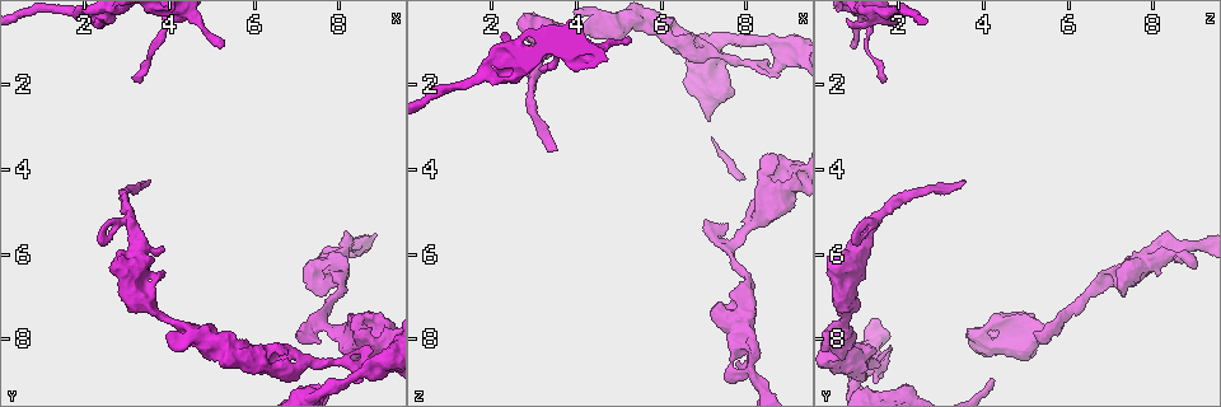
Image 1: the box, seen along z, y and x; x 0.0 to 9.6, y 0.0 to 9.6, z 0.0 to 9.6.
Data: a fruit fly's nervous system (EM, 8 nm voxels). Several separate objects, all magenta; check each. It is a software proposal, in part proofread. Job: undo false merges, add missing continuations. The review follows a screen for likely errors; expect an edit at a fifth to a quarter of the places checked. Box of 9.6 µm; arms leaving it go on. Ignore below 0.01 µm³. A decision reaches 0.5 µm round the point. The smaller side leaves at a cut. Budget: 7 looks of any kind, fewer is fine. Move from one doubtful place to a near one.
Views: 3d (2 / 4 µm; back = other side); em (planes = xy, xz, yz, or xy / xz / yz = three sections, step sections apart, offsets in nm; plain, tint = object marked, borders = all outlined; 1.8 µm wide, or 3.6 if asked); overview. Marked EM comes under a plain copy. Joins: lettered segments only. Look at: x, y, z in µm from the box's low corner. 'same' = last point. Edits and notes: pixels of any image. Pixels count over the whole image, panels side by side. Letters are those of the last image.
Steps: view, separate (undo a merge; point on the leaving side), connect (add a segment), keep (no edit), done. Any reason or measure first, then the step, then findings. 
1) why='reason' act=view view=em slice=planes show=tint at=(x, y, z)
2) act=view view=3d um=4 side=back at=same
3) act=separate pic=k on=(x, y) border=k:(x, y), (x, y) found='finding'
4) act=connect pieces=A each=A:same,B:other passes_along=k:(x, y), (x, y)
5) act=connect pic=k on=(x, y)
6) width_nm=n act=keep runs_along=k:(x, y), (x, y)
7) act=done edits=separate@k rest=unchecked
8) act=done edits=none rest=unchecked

why='sudden change in width' act=view view=3d um=4 at=(3.85, 0.80, 1.25)

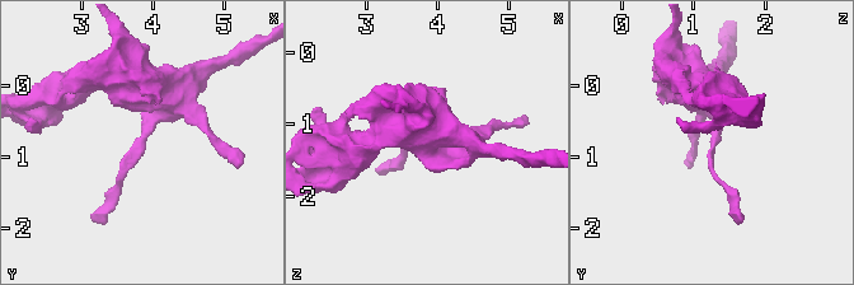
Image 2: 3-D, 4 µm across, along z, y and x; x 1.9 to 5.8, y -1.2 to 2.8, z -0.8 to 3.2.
act=view view=em slice=yz step=16 show=tint at=(3.85, 0.75, 1.30)

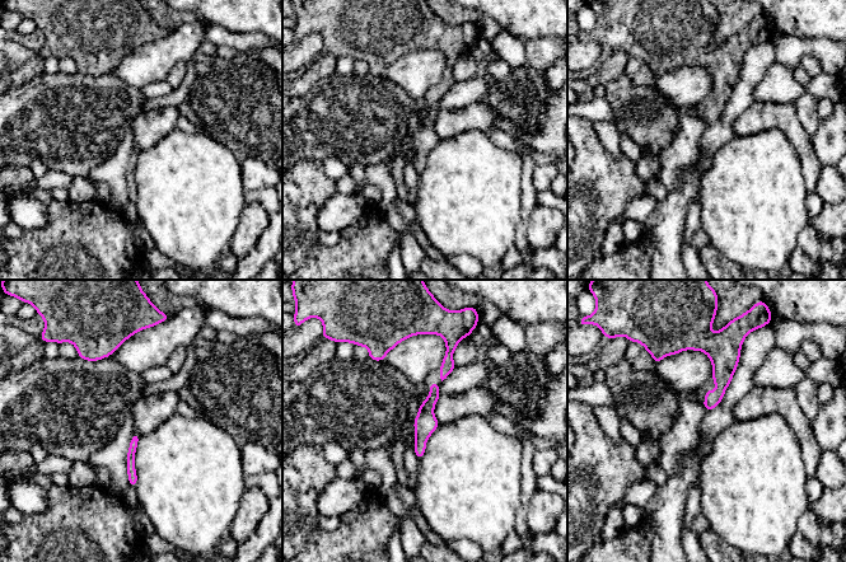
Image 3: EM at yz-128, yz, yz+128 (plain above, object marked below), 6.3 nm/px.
act=view view=em slice=planes show=borders at=same

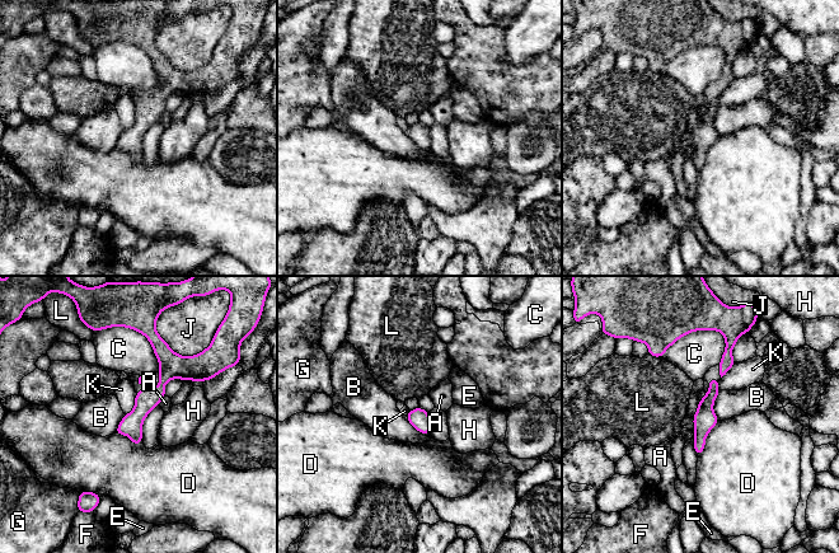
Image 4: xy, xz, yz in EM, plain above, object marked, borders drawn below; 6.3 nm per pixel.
width_nm=130 act=keep each=A:other,B:other,C:other,D:other,E:other,F:other,G:other,H:other,J:other,K:other,L:other found='continuous, no second neuron'

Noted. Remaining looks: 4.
why='an open end' act=view view=em slice=planes show=borders at=(3.50, 4.25, 3.55)

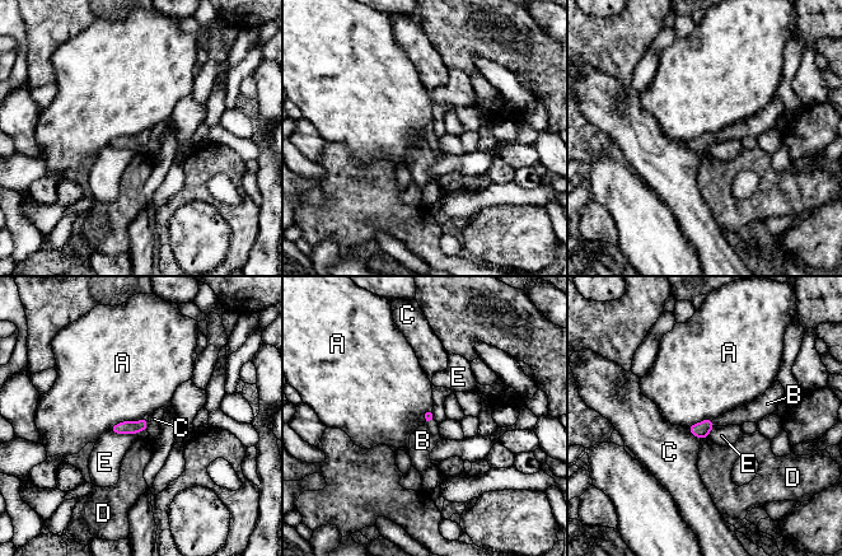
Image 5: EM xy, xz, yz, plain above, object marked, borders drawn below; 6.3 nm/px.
longest_contact=A:260nm act=connect pic=5 on=(751, 412) each=A:other,B:same,C:other,D:other,E:other found='it goes on there'

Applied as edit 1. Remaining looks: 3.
why='see it whole again' act=view view=overview

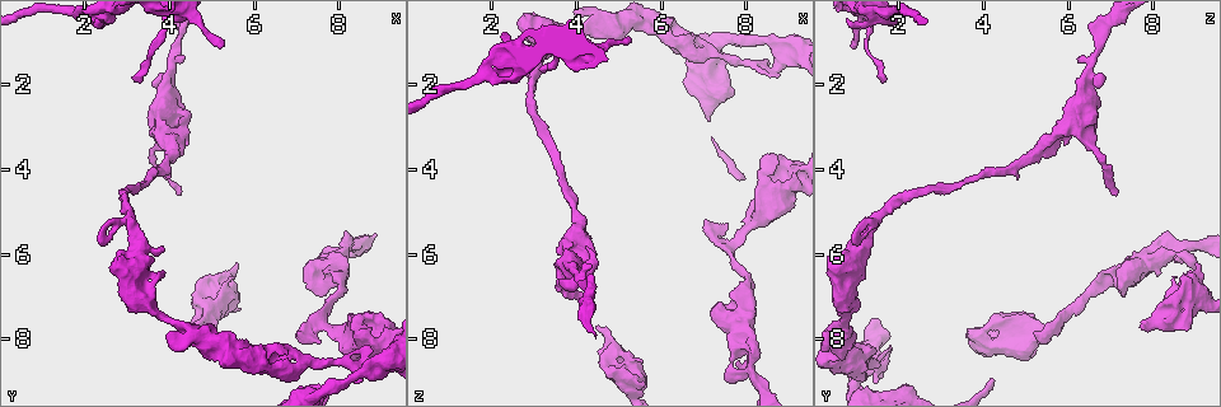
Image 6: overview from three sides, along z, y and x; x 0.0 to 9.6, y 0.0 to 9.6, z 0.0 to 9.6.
why='branch stops here' act=view view=em slice=yz step=8 show=tint at=(4.45, 7.85, 7.80)

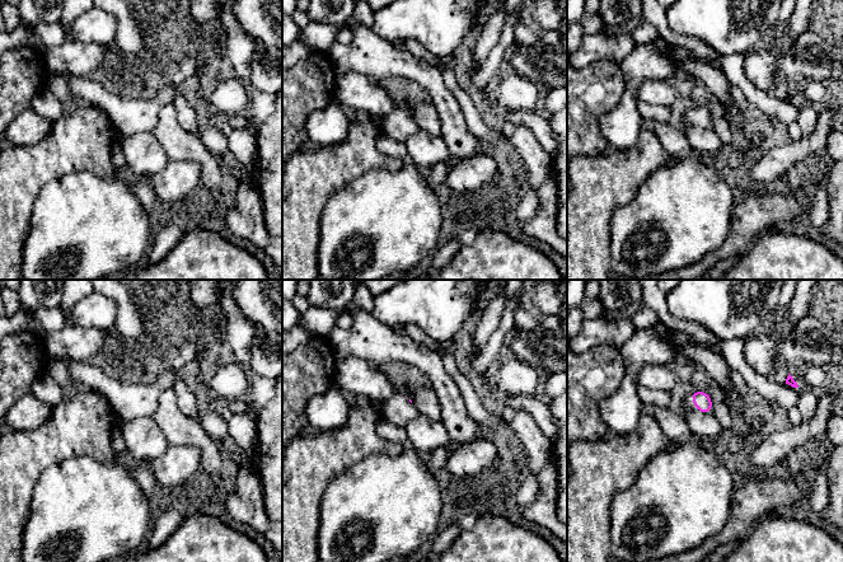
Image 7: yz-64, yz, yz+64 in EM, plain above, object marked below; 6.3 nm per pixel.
why='see the neighbours' act=view view=em slice=yz step=8 show=borders at=same

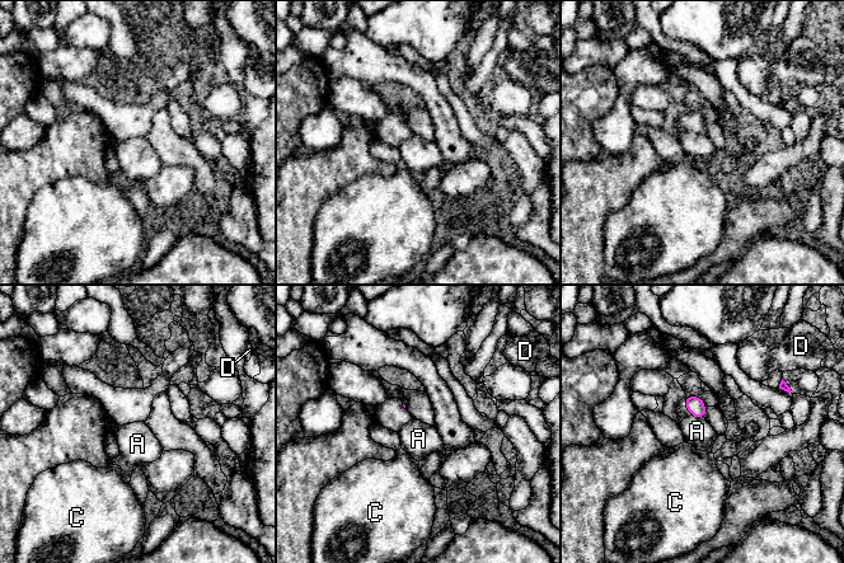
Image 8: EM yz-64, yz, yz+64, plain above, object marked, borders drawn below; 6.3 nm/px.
longest_contact=A:80nm act=keep each=A:other,C:other,D:other border=8:(692, 414), (703, 418) found='no lettered segment goes on from it'

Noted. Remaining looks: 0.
act=done edits=connect@5 rest=unchecked

